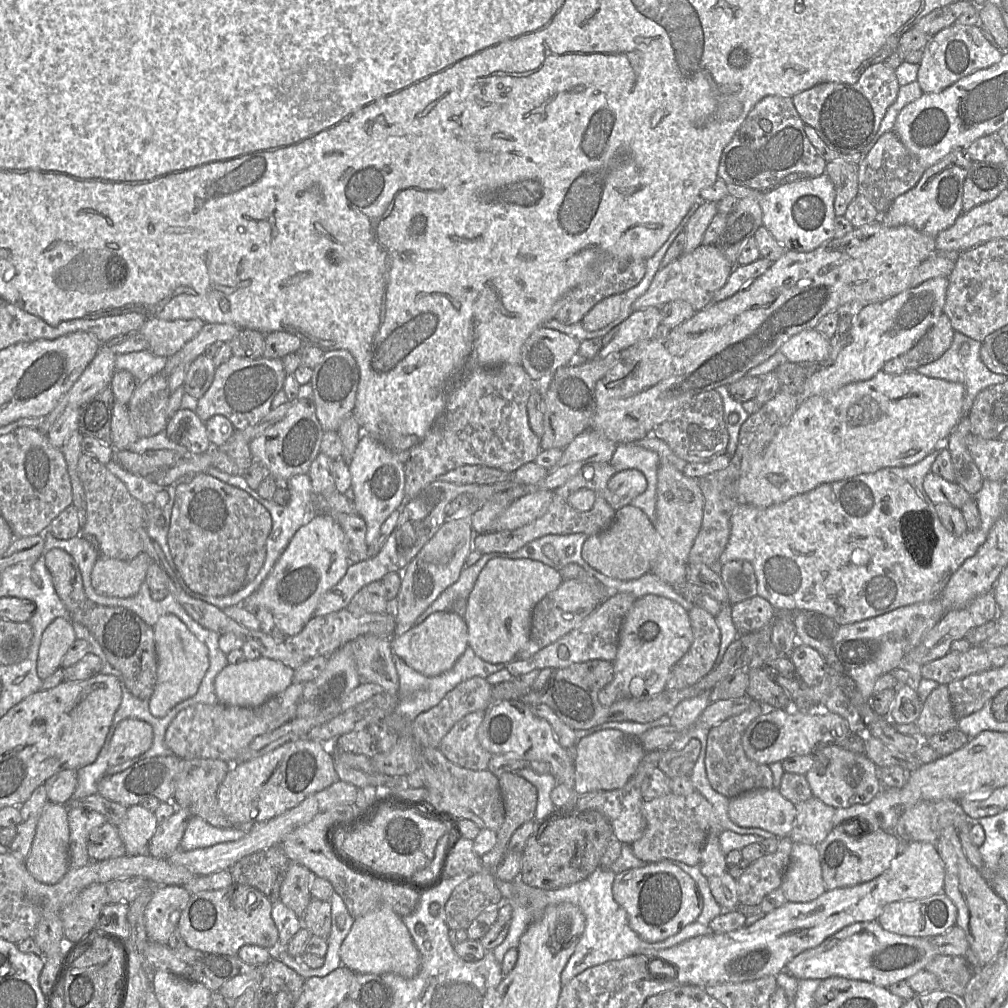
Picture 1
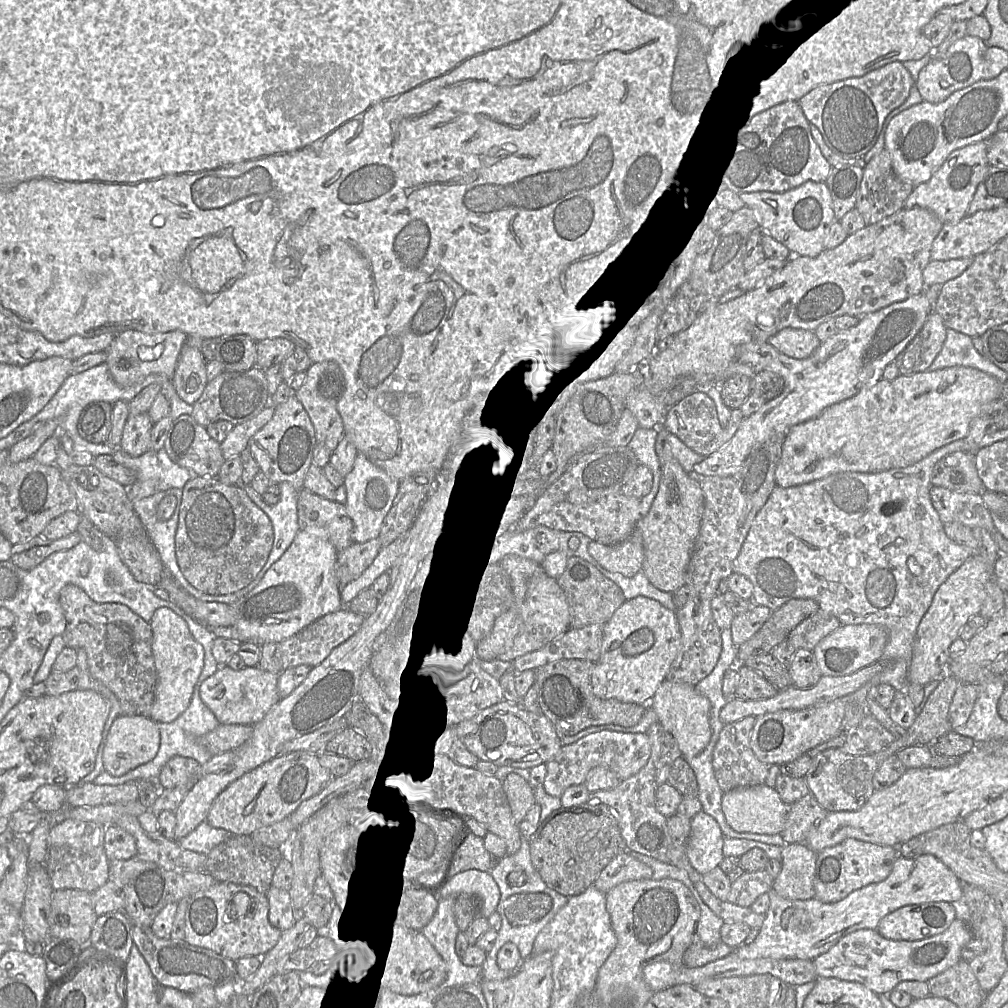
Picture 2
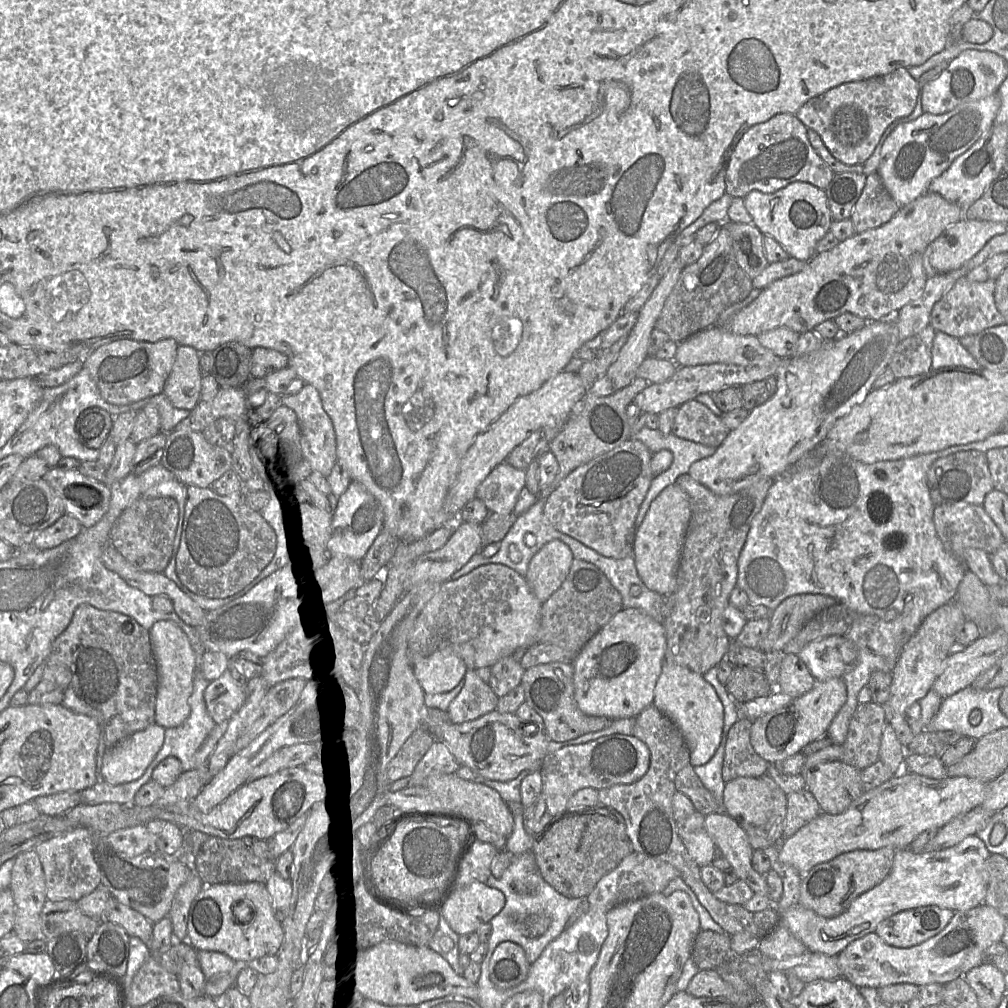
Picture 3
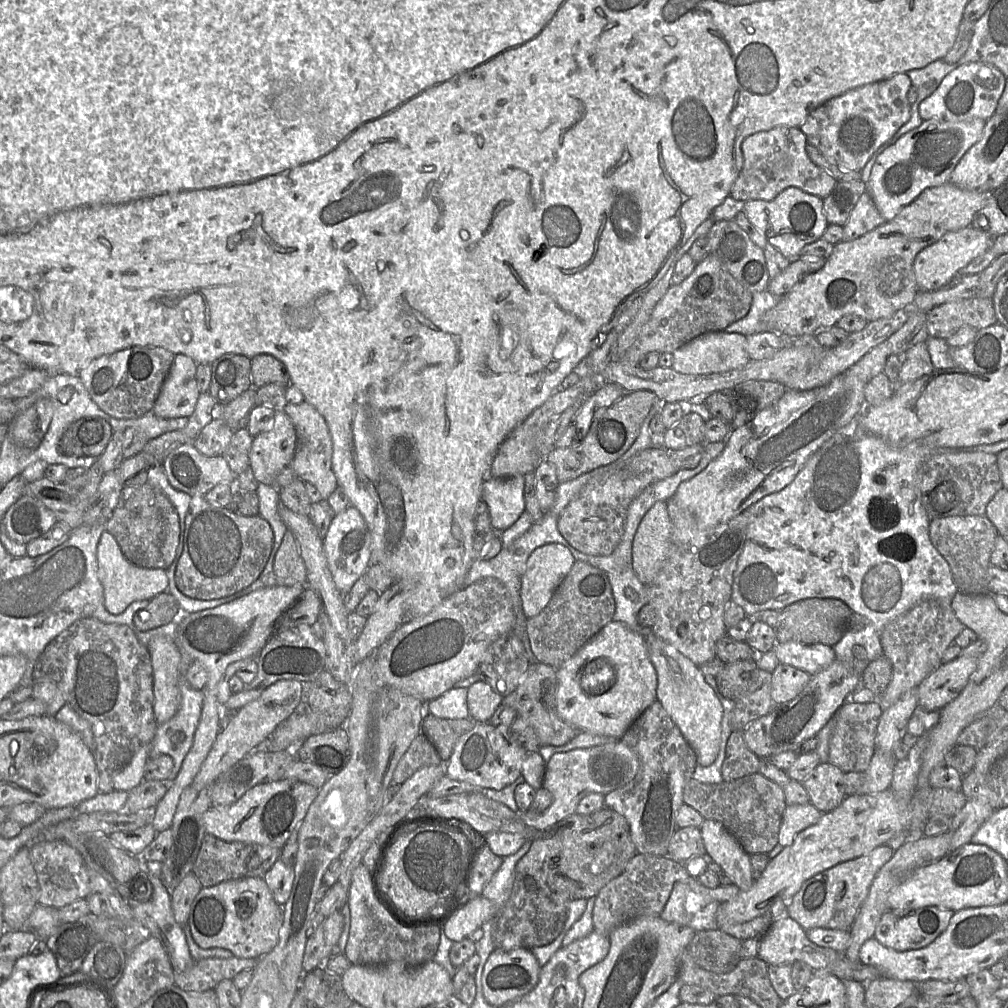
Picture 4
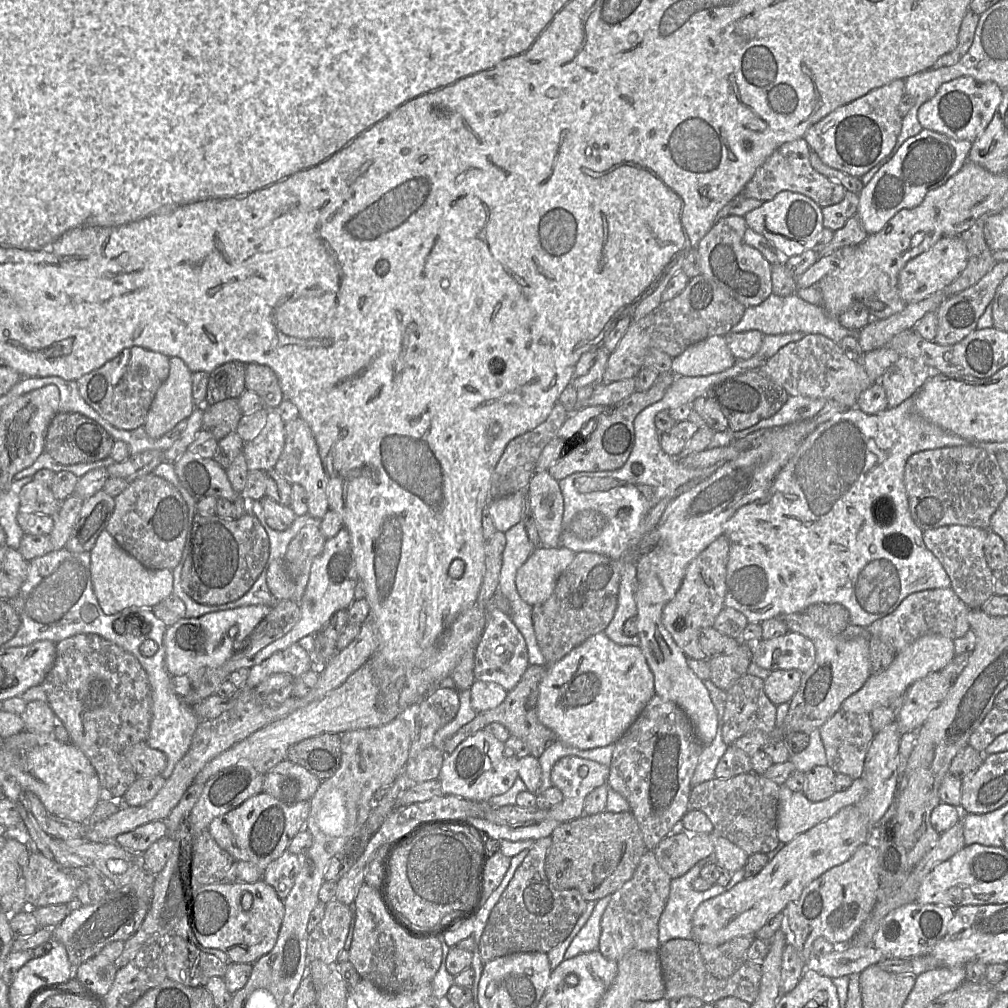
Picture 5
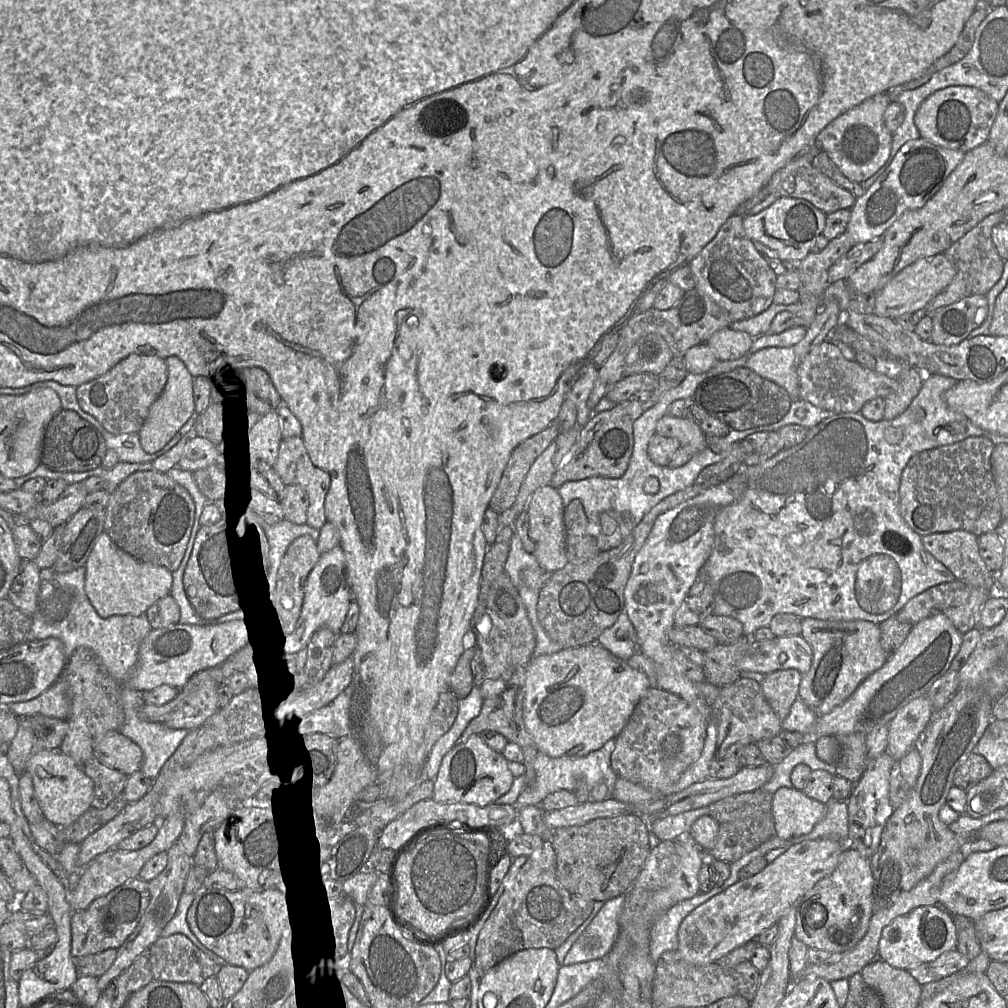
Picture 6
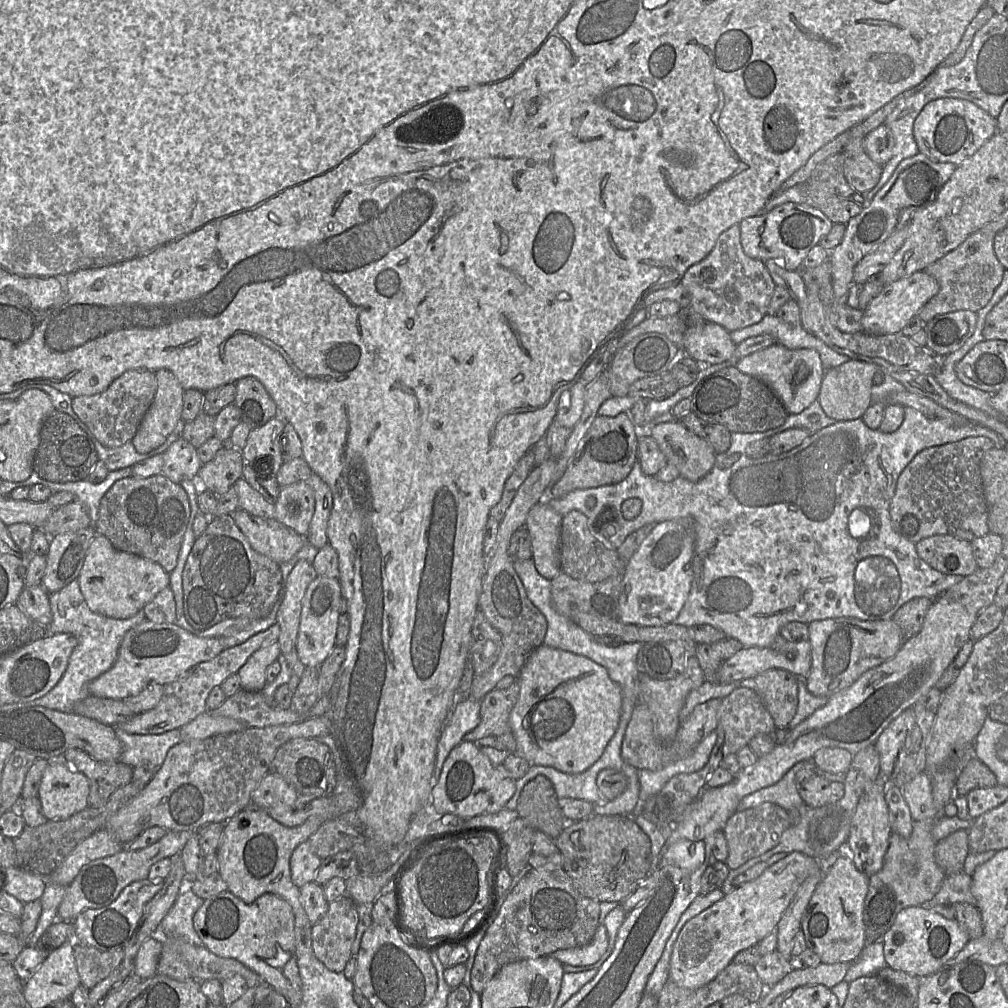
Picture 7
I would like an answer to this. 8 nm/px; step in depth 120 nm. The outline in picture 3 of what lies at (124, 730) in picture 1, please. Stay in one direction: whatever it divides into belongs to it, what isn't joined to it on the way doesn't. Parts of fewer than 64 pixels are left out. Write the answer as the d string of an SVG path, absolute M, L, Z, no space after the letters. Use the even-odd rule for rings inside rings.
M157 723L137 731L106 749L102 760L102 778L111 785L139 779L164 742L165 728Z

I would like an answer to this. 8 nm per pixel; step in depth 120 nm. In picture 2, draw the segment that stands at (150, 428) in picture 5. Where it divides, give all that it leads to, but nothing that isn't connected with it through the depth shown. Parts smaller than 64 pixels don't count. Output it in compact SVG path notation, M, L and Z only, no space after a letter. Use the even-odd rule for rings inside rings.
M184 344L172 378L179 397L193 405L208 384L206 362L200 349Z

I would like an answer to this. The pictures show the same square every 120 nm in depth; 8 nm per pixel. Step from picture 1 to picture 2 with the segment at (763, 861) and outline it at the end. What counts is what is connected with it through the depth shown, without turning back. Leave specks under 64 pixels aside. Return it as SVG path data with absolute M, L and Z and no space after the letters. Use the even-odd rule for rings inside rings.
M765 869L745 872L732 883L727 901L741 907L750 907L760 895L773 888L774 881Z

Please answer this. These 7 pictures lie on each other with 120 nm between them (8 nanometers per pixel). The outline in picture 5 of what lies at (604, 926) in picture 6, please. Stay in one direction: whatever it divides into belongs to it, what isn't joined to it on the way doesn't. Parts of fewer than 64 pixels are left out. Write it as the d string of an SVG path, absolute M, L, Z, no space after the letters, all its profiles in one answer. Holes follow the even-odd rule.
M605 896L596 901L595 908L588 921L568 947L564 955L565 959L571 959L580 954L599 949L601 919L610 900L611 896Z

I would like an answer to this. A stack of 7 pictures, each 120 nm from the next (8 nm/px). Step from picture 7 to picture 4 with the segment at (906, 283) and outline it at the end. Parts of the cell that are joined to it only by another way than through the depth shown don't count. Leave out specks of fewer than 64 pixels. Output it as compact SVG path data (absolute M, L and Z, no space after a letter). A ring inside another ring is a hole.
M968 226L948 232L935 243L925 247L916 255L913 263L919 292L935 291L949 284L961 269L989 249L992 240L985 232Z

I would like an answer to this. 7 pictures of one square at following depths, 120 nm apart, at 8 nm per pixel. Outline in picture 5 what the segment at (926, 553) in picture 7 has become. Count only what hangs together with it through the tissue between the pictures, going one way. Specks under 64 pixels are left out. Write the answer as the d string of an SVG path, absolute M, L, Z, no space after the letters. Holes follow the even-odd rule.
M947 525L923 531L926 547L945 569L955 594L970 609L979 609L994 594L993 571L988 566L984 555L984 543L989 531L963 525Z

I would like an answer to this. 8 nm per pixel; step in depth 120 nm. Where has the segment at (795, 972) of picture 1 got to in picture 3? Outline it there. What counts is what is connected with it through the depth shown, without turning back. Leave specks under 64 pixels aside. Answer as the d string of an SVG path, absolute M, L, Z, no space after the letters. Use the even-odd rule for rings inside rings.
M980 904L970 910L957 911L937 935L909 948L887 944L876 932L851 942L838 955L842 977L856 987L879 989L885 986L910 983L923 986L946 984L982 963L983 952L992 944L1001 942L1007 919L996 909Z

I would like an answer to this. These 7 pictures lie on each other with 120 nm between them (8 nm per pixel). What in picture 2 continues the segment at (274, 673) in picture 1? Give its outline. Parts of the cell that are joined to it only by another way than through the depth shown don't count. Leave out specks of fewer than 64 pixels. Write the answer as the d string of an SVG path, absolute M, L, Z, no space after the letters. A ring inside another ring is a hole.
M223 665L202 683L200 698L220 724L254 725L281 699L277 681L278 675L258 666L233 670Z

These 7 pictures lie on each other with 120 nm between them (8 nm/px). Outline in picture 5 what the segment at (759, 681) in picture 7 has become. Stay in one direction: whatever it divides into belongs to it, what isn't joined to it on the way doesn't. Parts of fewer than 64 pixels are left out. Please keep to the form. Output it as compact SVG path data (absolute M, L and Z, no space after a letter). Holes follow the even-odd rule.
M796 669L772 671L764 680L764 691L776 706L788 703L798 691L802 675Z

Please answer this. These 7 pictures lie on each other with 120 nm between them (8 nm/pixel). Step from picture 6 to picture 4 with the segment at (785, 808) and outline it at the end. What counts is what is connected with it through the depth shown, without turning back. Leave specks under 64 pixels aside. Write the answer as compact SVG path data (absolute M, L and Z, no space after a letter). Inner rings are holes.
M876 749L870 766L865 771L865 780L856 793L877 794L889 789L896 761L894 752L884 752ZM810 802L807 804L787 805L779 831L779 843L785 847L793 843L802 830L816 824L823 812Z

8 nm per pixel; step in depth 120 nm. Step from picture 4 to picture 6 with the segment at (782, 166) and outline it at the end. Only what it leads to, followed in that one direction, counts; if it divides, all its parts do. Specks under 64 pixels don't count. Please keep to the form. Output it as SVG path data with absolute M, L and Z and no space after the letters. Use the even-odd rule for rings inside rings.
M804 155L793 158L783 168L775 172L764 188L768 189L770 194L779 197L807 200L826 215L840 209L852 209L856 201L856 197L851 192L835 184L815 168L809 159L804 158Z

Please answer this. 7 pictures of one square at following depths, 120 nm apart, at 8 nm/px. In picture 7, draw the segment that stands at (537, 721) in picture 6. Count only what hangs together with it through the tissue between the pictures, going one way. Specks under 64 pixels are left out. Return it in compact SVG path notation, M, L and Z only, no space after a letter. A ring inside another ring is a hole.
M542 644L530 653L517 679L520 683L519 697L509 717L510 727L517 744L514 753L525 758L530 765L549 766L567 774L580 774L597 762L618 729L622 709L622 689L609 677L607 669L583 655Z

